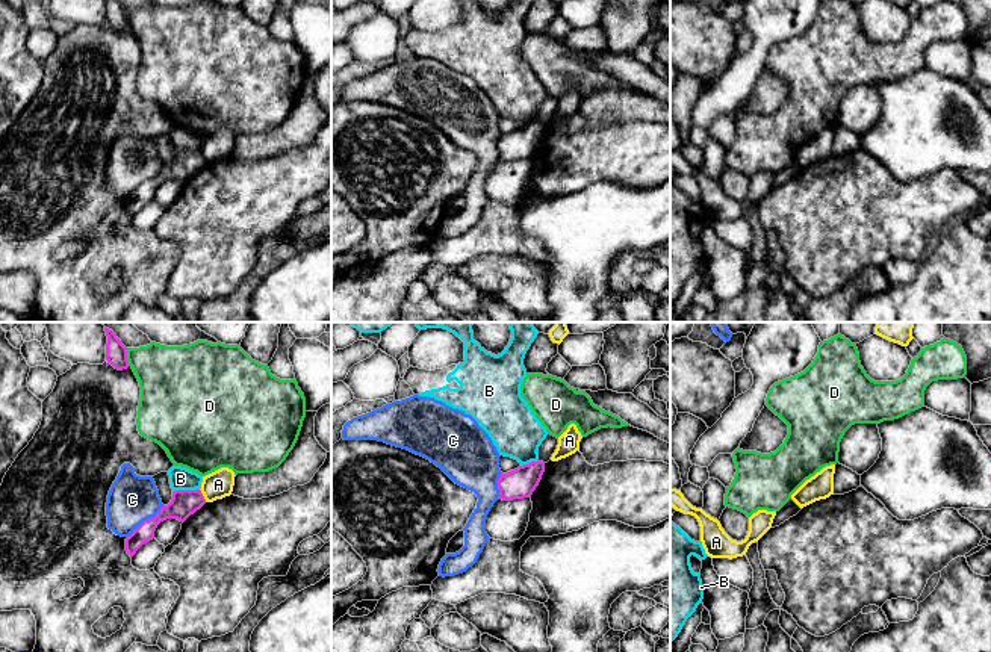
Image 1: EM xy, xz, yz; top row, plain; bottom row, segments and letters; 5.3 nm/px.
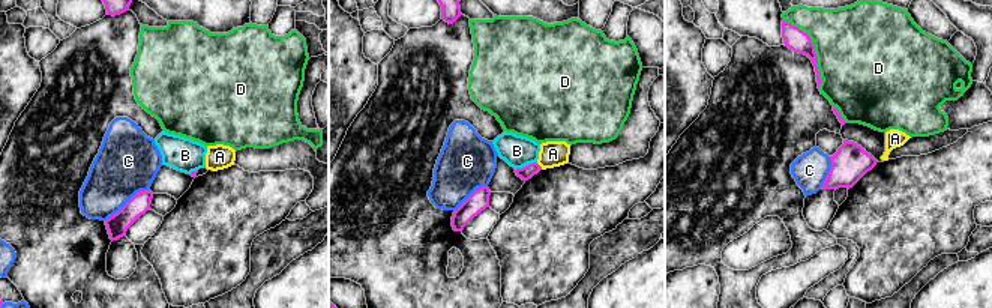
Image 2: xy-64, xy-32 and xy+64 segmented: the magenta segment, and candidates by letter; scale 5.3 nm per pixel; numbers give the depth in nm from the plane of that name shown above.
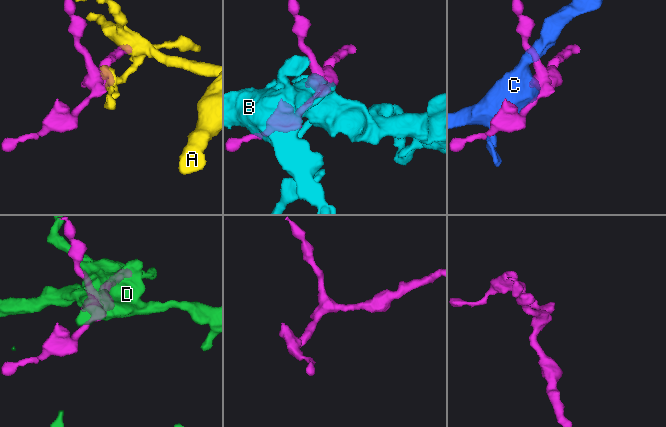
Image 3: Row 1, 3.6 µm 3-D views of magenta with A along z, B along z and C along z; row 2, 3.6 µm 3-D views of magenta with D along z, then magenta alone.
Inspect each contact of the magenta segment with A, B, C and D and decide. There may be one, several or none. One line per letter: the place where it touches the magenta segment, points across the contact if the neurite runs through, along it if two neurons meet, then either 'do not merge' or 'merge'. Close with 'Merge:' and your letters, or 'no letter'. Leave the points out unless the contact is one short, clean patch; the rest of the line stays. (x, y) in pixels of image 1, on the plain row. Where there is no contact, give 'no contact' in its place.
A: meets magenta in xy at (201, 156); border along xy (198, 150), (206, 162); do not merge
B: meets magenta in xy at (185, 152); do not merge
C: meets magenta in xy at (146, 182); do not merge
D: meets magenta in xy at (126, 17); do not merge
Merge: no letter

